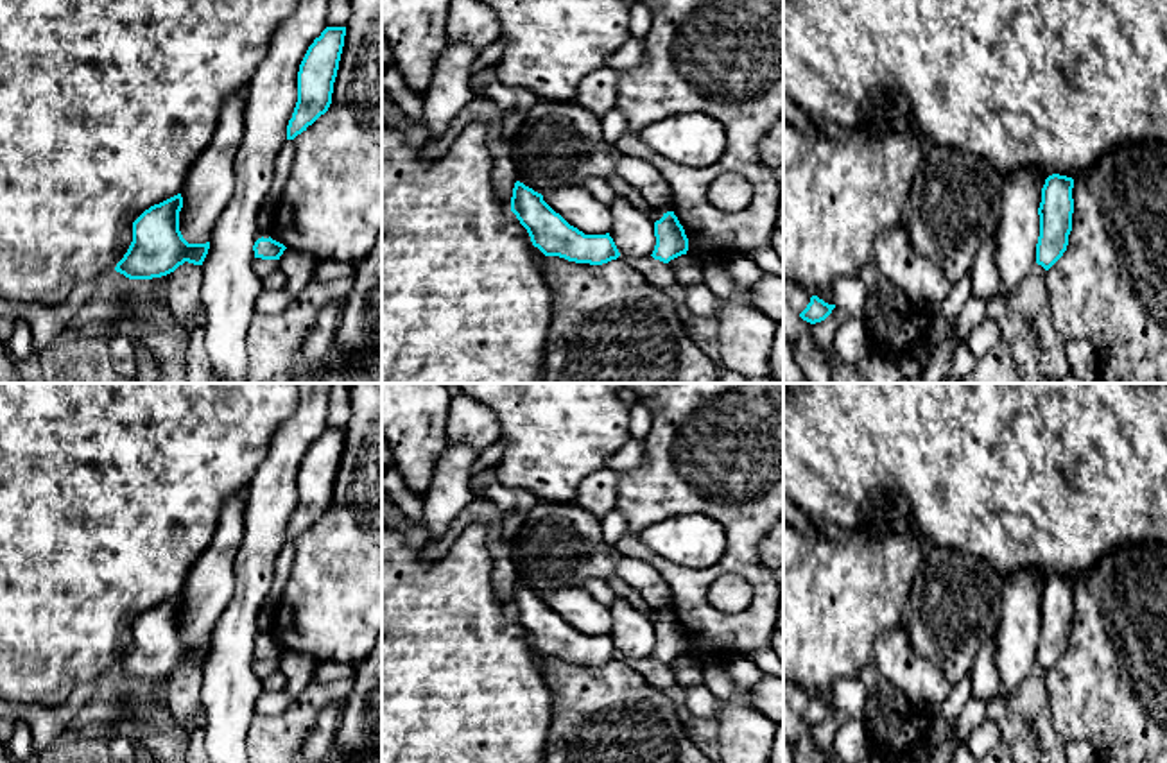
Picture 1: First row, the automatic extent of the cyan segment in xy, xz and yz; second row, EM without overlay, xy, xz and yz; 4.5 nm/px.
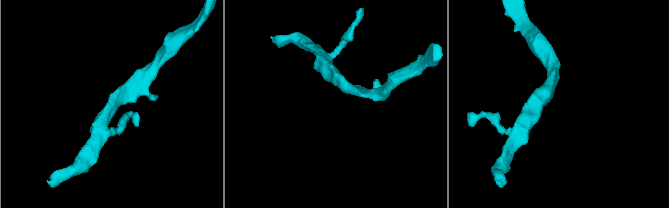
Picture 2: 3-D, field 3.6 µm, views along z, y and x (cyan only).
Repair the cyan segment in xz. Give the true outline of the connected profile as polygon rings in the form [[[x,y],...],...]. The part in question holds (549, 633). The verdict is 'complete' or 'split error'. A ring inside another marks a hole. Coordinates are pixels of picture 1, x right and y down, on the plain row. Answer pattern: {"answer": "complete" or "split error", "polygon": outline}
{"answer": "complete", "polygon": [[[520,582],[513,589],[511,613],[527,630],[532,647],[545,657],[590,666],[602,666],[620,657],[609,634],[584,636],[556,614],[541,595]]]}

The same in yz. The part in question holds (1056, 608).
{"answer": "complete", "polygon": [[[1052,575],[1042,589],[1040,638],[1036,645],[1036,664],[1049,672],[1067,652],[1072,632],[1074,580]]]}

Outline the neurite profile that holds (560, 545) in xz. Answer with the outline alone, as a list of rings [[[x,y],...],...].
[[[540,502],[513,536],[513,564],[518,582],[538,595],[581,587],[586,579],[617,575],[622,555],[602,539],[601,519],[572,502]]]

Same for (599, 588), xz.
[[[586,579],[581,587],[608,607],[618,598],[606,579]]]

